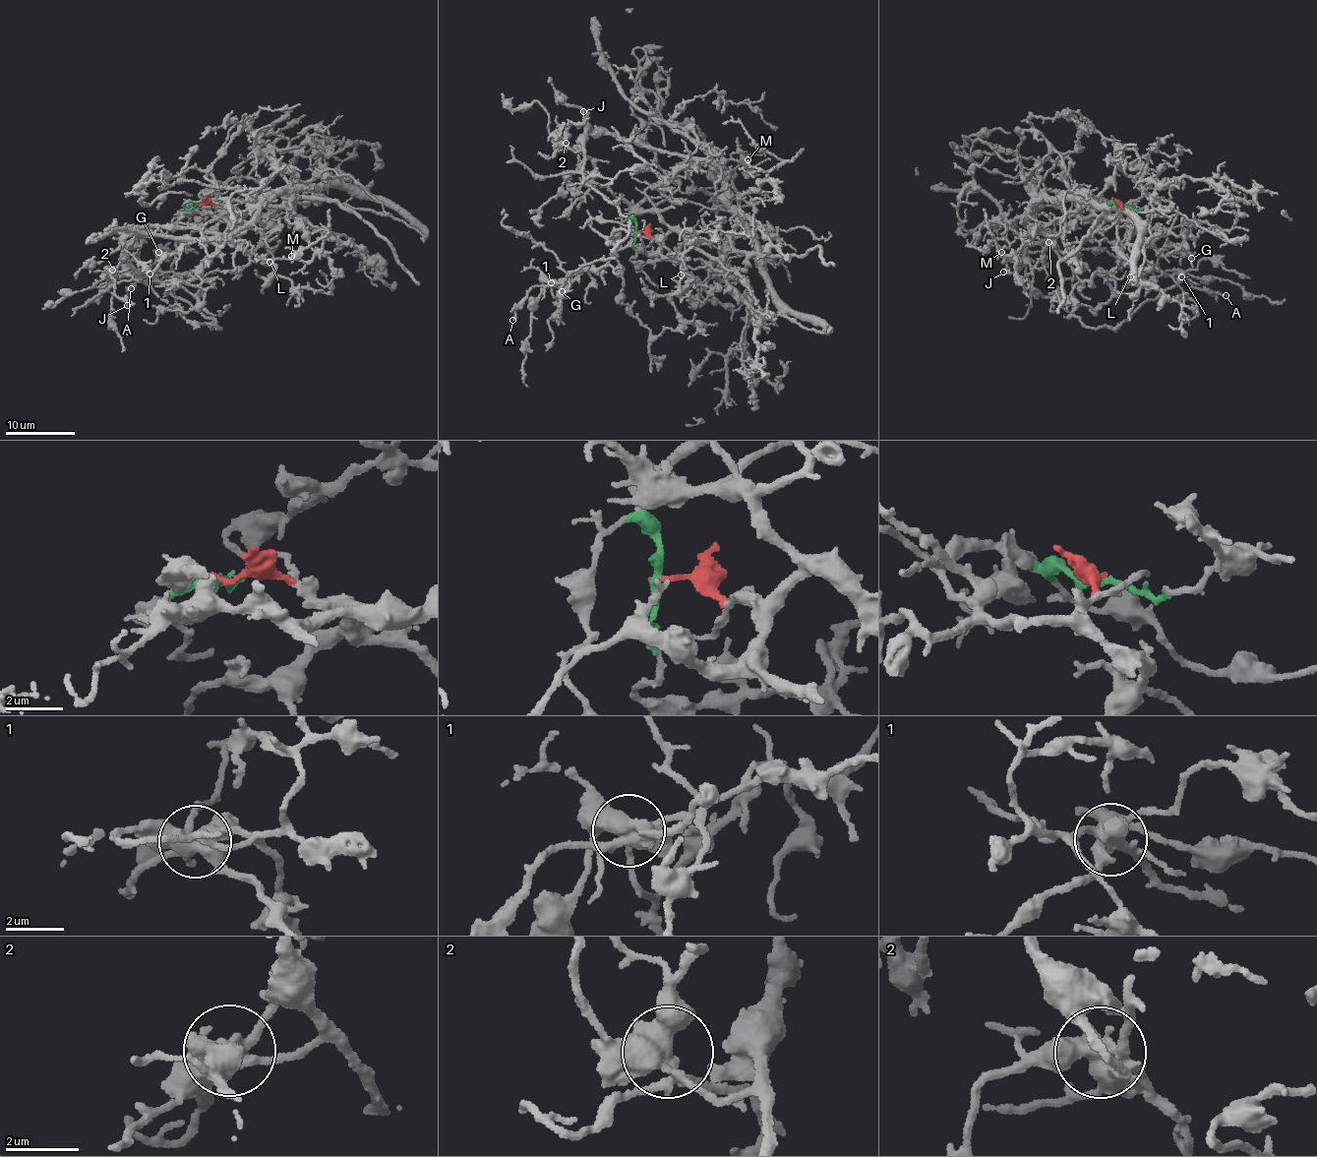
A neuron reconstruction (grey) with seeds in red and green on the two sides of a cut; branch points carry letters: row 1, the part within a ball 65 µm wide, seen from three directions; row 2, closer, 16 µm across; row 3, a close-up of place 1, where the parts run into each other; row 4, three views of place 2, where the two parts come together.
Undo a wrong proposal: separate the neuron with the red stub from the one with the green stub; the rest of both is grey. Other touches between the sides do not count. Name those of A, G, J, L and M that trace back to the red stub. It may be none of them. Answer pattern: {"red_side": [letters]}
{"red_side": ["A", "G", "J", "L", "M"]}

